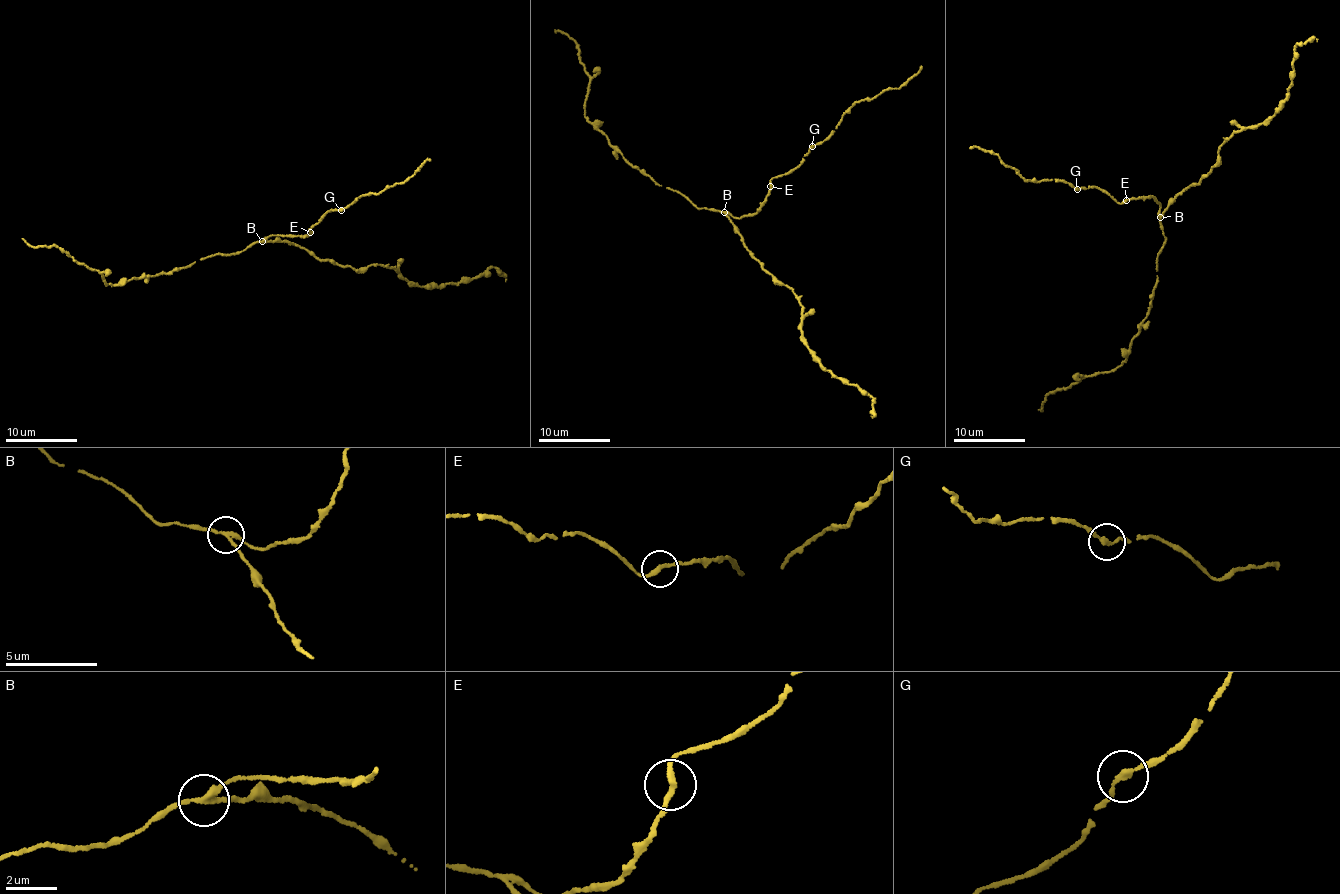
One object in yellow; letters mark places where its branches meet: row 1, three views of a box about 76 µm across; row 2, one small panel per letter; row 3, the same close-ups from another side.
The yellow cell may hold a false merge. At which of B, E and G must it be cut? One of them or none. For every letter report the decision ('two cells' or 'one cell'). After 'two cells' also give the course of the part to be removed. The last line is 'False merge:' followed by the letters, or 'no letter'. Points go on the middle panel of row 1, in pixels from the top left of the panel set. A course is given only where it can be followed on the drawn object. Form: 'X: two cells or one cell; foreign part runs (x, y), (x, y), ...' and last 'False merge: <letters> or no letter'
B: two cells; foreign part runs (723, 213), (765, 271), (798, 299), (803, 308), (801, 341), (810, 354), (872, 398), (874, 415), (871, 416)
E: one cell
G: one cell
False merge: B

